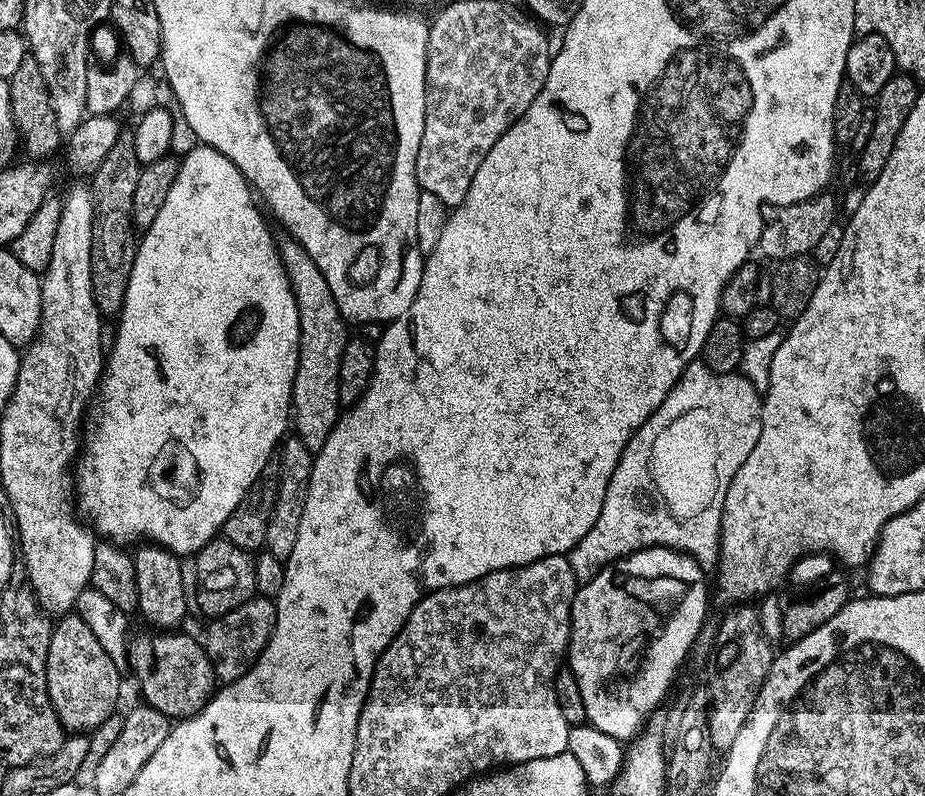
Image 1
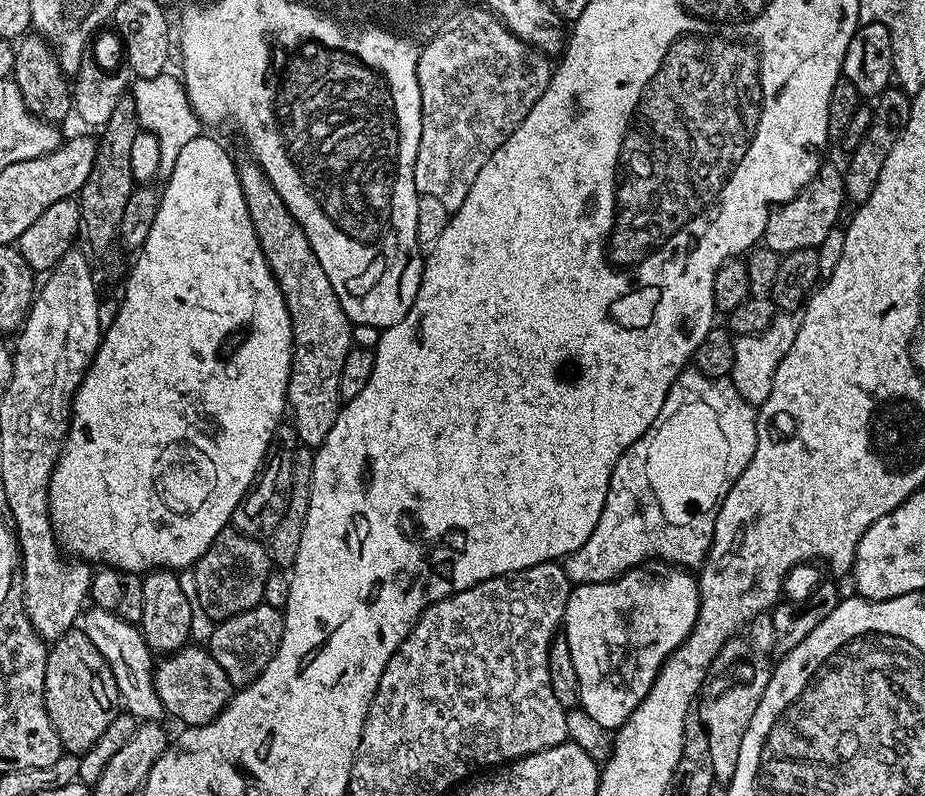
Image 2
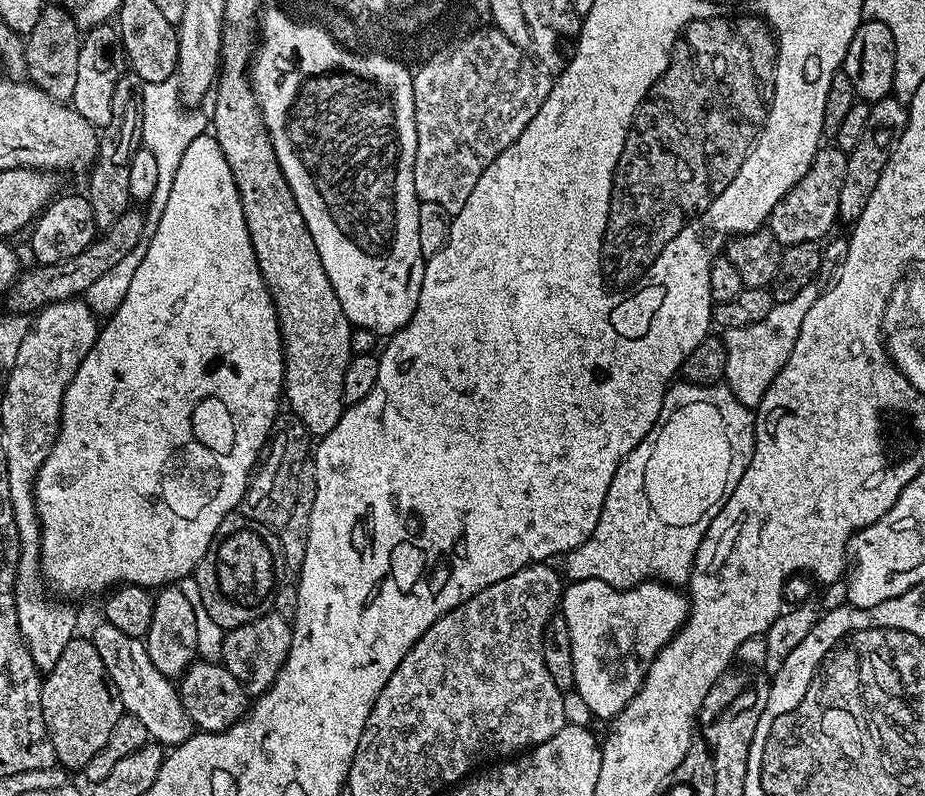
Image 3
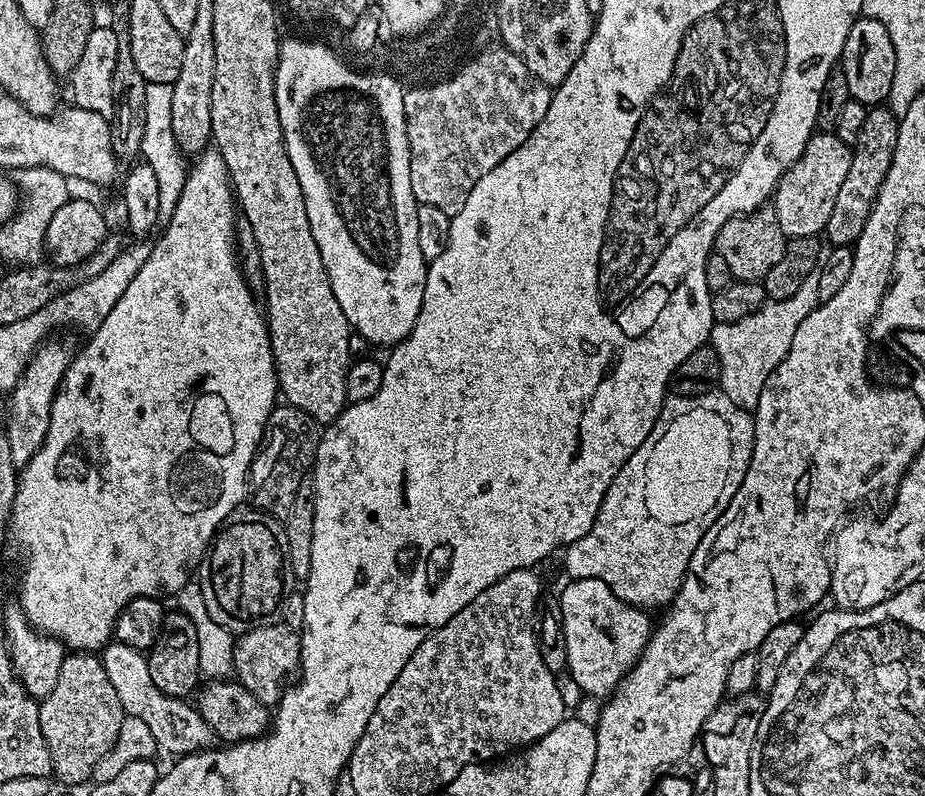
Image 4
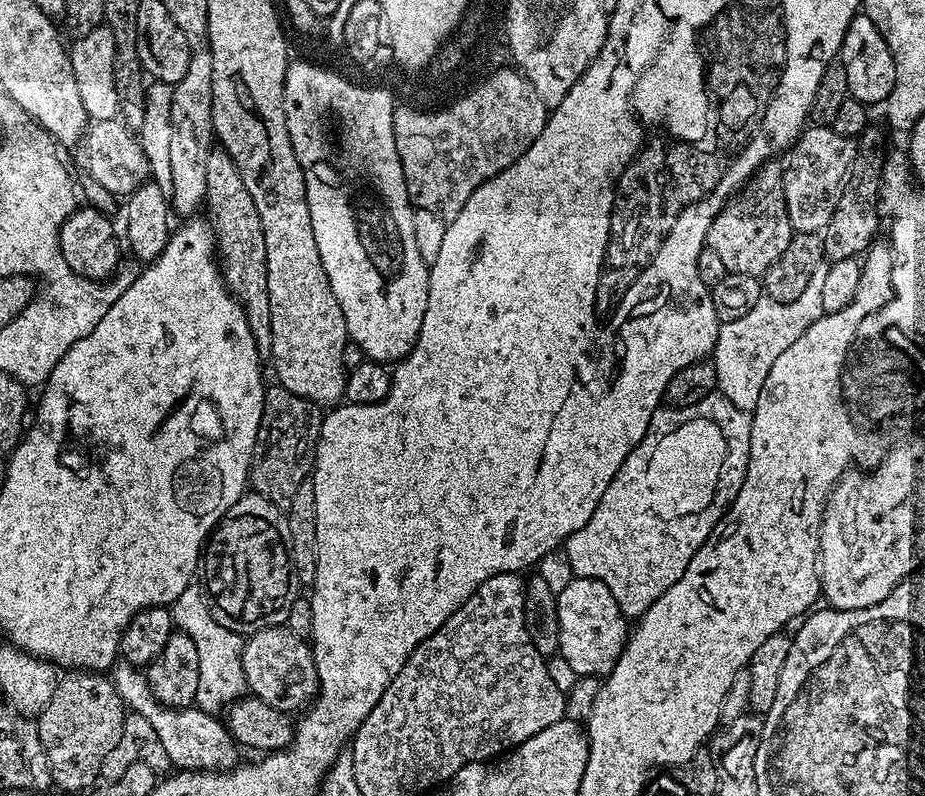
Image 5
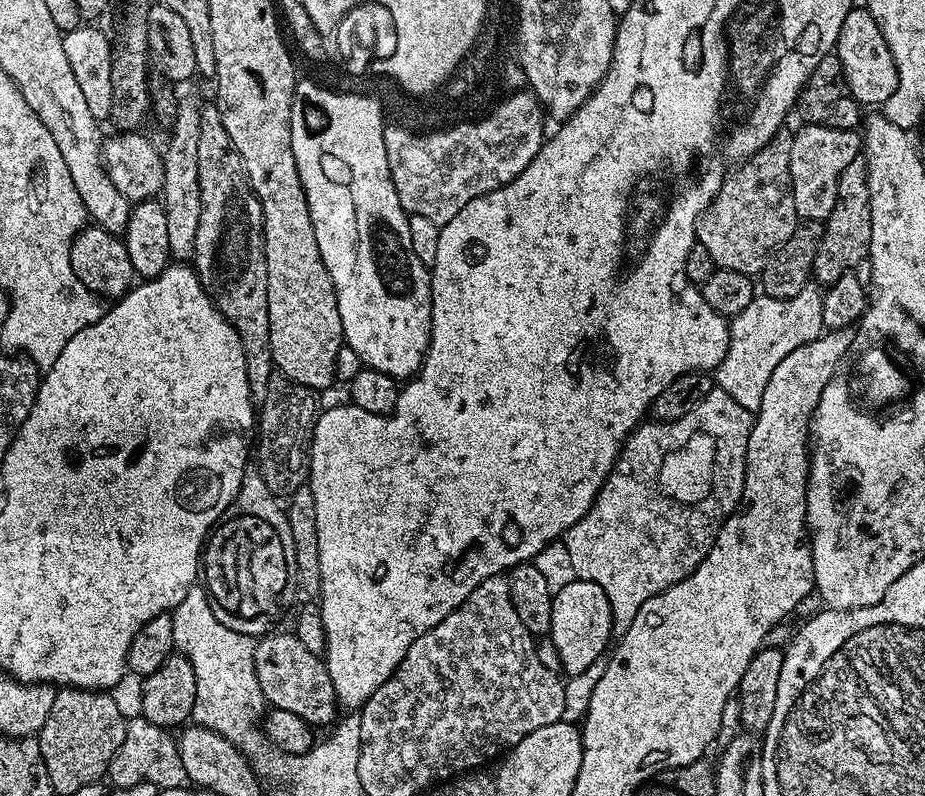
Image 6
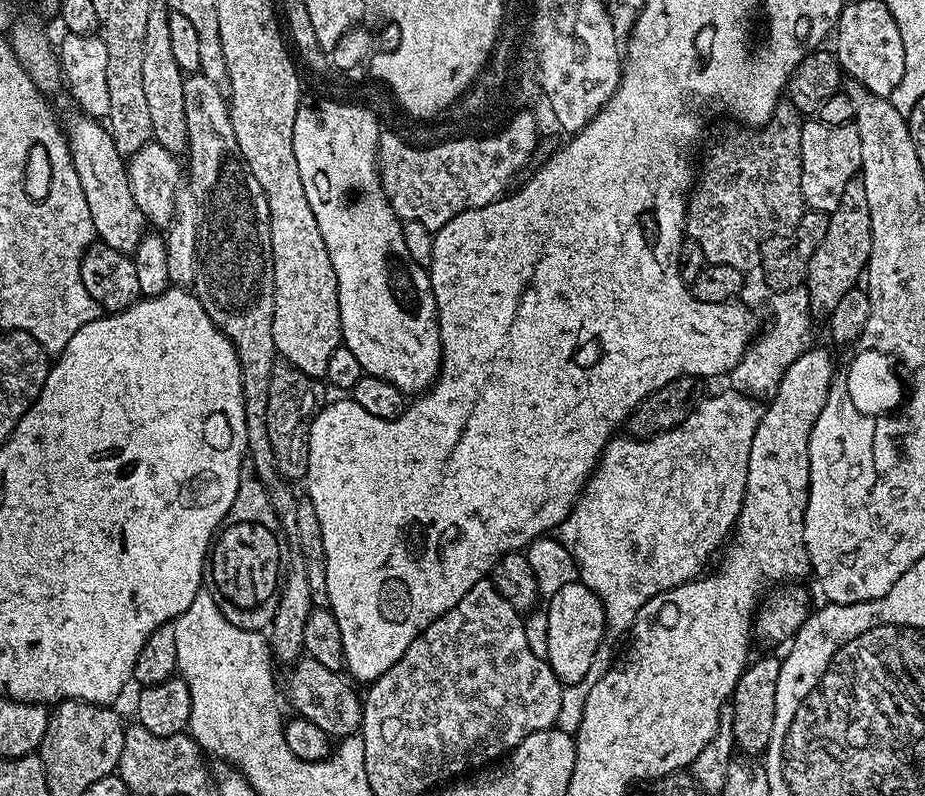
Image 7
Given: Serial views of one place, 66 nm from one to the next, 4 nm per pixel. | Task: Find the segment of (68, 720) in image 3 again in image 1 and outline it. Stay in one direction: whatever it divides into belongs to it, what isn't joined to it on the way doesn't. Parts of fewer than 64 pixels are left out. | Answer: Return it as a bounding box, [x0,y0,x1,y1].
[46,614,121,734]

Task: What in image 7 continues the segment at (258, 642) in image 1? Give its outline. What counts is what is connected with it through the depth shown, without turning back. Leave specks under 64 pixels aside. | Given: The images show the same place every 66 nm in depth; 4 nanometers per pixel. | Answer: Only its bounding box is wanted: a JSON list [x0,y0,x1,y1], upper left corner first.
[286,656,364,738]

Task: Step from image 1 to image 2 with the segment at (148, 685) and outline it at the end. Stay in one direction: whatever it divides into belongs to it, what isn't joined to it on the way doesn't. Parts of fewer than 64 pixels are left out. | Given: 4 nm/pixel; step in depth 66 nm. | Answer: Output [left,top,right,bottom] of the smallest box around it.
[154,646,234,725]

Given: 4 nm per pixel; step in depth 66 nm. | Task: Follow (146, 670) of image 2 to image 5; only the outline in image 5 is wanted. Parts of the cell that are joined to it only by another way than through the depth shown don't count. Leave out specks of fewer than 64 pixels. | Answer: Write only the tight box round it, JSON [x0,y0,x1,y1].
[110,662,239,771]

